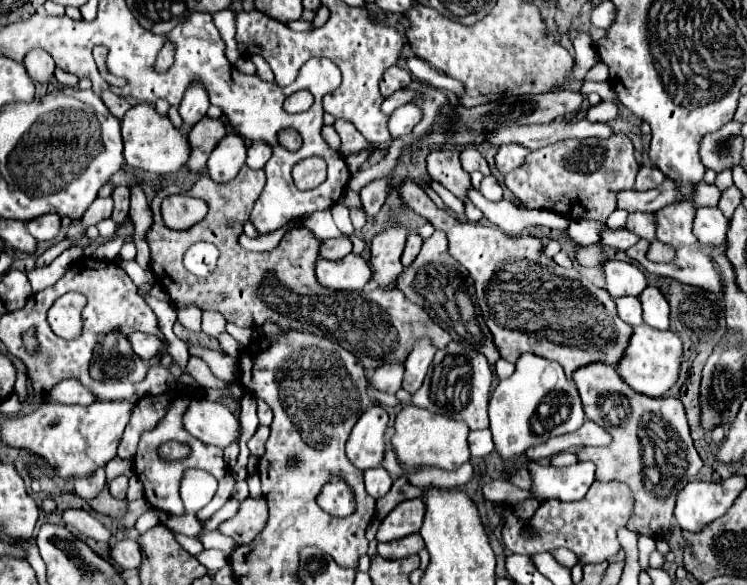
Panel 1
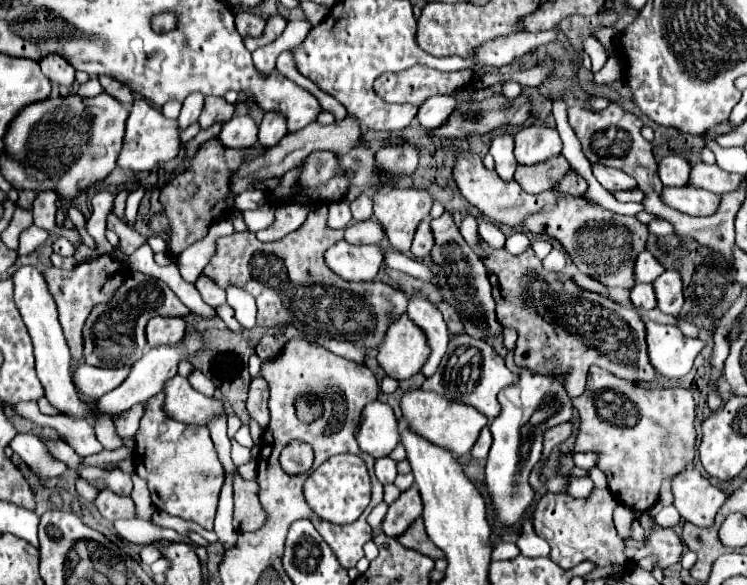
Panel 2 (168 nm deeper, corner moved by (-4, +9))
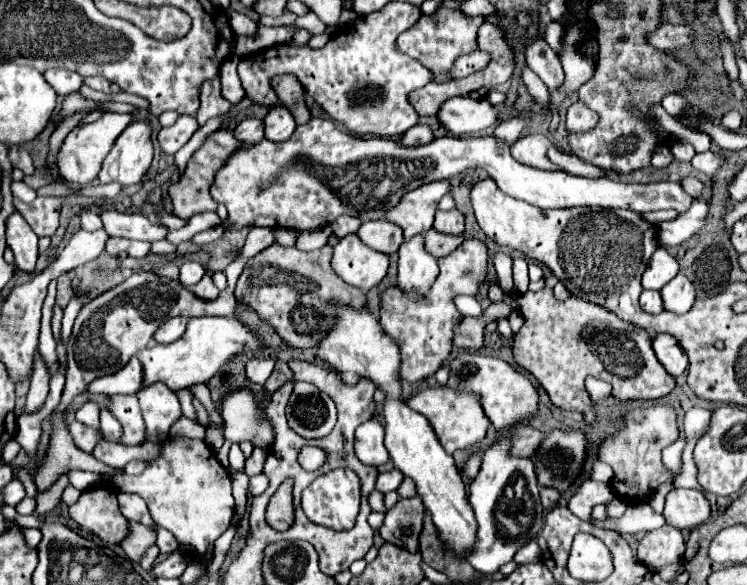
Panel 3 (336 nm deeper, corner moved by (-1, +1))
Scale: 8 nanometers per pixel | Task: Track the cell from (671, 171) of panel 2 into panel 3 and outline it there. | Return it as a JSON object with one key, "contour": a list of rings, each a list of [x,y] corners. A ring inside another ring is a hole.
{"contour":[[[688,176],[688,178],[680,180],[680,184],[684,186],[684,190],[686,190],[690,196],[694,196],[694,198],[700,198],[700,196],[702,196],[704,182],[700,182],[698,178],[692,178],[692,176]]]}

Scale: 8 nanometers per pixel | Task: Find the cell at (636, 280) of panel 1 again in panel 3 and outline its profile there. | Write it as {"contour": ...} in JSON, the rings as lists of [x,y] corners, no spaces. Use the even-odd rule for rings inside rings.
{"contour":[[[658,248],[652,254],[652,260],[642,276],[642,286],[646,290],[660,290],[664,288],[674,276],[678,274],[678,262],[674,256],[668,254],[666,248]]]}

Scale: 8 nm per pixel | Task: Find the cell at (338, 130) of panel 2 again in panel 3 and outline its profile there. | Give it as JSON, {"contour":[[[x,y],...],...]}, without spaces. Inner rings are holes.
{"contour":[[[218,128],[216,132],[212,132],[204,140],[204,144],[190,158],[190,162],[188,162],[186,172],[182,174],[182,178],[176,180],[170,186],[170,190],[168,190],[170,200],[172,200],[172,214],[174,216],[178,216],[182,220],[188,220],[190,216],[194,216],[198,212],[216,210],[216,202],[210,196],[210,186],[212,186],[212,180],[214,180],[214,172],[228,160],[228,154],[234,152],[234,148],[240,148],[240,144],[242,142],[238,142],[230,130],[222,130],[222,128]]]}

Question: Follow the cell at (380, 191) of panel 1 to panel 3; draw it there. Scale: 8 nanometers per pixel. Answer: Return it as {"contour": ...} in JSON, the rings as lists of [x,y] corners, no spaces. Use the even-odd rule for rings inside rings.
{"contour":[[[416,124],[402,136],[402,144],[404,146],[420,146],[420,144],[428,144],[432,138],[434,138],[434,132],[428,124]]]}

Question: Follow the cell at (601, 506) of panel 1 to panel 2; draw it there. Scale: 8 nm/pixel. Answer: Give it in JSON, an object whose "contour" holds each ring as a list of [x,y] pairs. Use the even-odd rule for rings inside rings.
{"contour":[[[593,488],[587,498],[571,498],[567,494],[543,494],[535,508],[533,528],[535,534],[545,538],[551,546],[551,560],[561,568],[573,568],[583,560],[595,562],[599,568],[607,564],[627,566],[623,556],[623,540],[617,536],[613,526],[613,510],[619,506],[609,490]]]}

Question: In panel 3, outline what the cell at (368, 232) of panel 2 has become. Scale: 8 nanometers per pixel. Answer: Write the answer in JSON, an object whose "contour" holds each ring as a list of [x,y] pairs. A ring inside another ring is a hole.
{"contour":[[[388,220],[364,222],[358,230],[358,236],[366,246],[370,246],[378,252],[384,252],[384,254],[394,254],[404,240],[402,228]]]}

